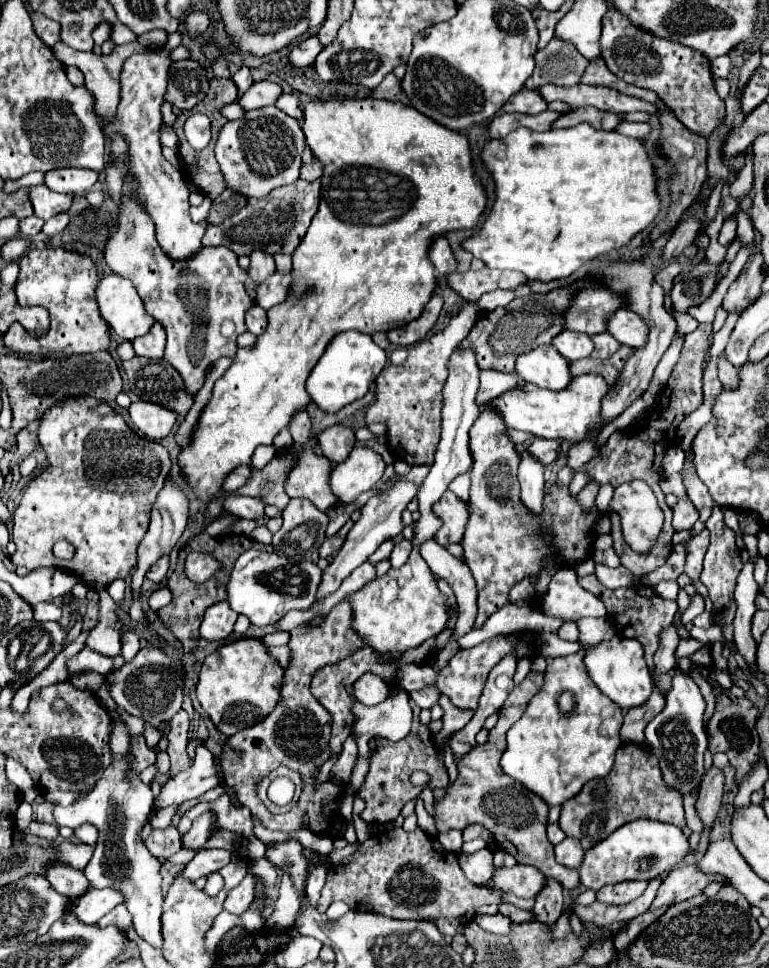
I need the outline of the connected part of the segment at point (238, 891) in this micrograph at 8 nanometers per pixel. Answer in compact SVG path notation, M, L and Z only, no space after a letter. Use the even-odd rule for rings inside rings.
M246 875L244 881L232 889L224 901L224 909L232 915L242 915L250 909L250 903L254 901L254 877Z

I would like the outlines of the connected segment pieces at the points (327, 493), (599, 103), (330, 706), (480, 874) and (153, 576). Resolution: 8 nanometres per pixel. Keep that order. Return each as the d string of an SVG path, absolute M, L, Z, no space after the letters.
M302 451L300 461L292 469L286 481L286 493L290 497L310 499L320 511L328 511L336 503L336 495L328 487L328 475L332 473L332 463L316 451Z
M542 85L540 87L542 97L550 101L566 101L572 107L598 107L604 111L614 113L630 113L630 111L648 111L656 113L658 105L648 103L636 97L628 97L616 89L604 87L604 85L572 85L572 87L558 87L558 85Z
M360 647L360 651L354 651L348 659L340 661L340 663L334 663L334 665L324 665L316 671L316 675L312 677L312 683L310 683L310 691L312 695L320 701L320 705L332 715L332 737L330 737L330 759L334 759L340 751L342 751L342 743L344 739L350 735L350 725L354 721L352 713L350 713L350 705L354 701L352 697L352 685L354 681L366 673L366 671L372 671L376 675L380 675L384 681L392 683L394 679L394 671L396 671L396 663L382 663L380 661L380 653L372 647Z
M480 849L470 855L462 853L458 855L458 863L468 881L476 885L484 885L490 881L490 875L492 875L492 851L490 849Z
M168 555L160 557L160 559L150 567L150 571L146 573L146 577L148 577L150 581L154 581L154 583L162 583L162 581L166 579L166 573L168 573Z

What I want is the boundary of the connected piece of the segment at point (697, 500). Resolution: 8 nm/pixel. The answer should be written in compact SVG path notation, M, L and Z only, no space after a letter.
M686 463L680 475L682 475L684 483L686 483L690 501L692 501L694 507L700 511L700 521L706 521L706 519L712 515L712 507L714 507L714 499L712 499L712 495L708 493L708 487L698 479L694 465L688 465L688 463Z

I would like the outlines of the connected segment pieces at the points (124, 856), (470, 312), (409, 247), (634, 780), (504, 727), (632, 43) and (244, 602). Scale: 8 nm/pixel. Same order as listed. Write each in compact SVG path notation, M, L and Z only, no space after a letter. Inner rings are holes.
M100 689L98 691L100 701L104 703L108 715L112 715L112 735L110 735L110 751L112 751L112 767L104 771L104 775L98 779L92 791L76 799L76 803L70 803L68 807L54 809L56 823L62 827L80 827L84 823L90 823L98 829L98 841L94 855L84 869L84 875L90 881L90 887L104 889L112 887L120 891L125 897L124 904L132 915L133 927L138 935L148 941L152 947L162 947L162 935L160 935L160 915L162 915L162 893L160 893L160 861L152 857L142 843L142 827L148 823L148 817L154 811L154 795L146 783L142 783L140 775L130 777L130 749L132 749L132 735L126 727L126 723L120 719L116 711L116 703L112 703L112 697Z
M476 301L466 303L444 331L414 345L402 367L388 365L376 379L376 403L368 407L366 423L384 423L388 427L388 449L394 459L432 467L442 431L442 389L448 379L448 359L476 323L478 311Z
M330 99L330 101L310 101L306 103L304 109L304 135L308 139L308 145L312 147L312 153L322 161L324 165L324 175L322 175L322 193L320 193L320 207L318 213L312 219L312 225L306 233L306 237L302 239L302 243L296 247L296 251L292 253L292 283L290 283L290 295L284 303L268 309L268 327L262 335L258 335L256 343L252 347L242 347L238 349L232 367L224 373L224 377L220 377L214 385L212 397L206 405L206 409L200 415L200 421L192 433L192 443L188 449L180 451L178 463L184 469L184 475L188 477L190 487L194 489L194 493L204 499L210 501L212 497L218 497L218 493L222 491L222 479L238 465L250 465L250 457L254 453L254 449L258 445L272 445L272 439L276 437L276 433L284 427L288 427L290 417L296 409L302 409L310 403L308 393L304 391L304 383L310 375L310 371L314 369L314 365L318 363L318 359L324 355L326 347L330 345L330 341L336 337L336 333L342 331L360 331L366 335L374 335L378 331L388 333L392 327L404 327L406 323L414 321L420 317L422 309L426 307L428 299L432 297L432 293L436 291L440 279L432 267L432 261L428 259L428 251L432 245L432 239L436 239L436 235L446 235L448 231L462 231L462 229L472 229L478 225L480 215L484 213L486 205L488 205L488 197L486 197L486 189L482 185L482 181L478 179L476 171L474 171L474 163L472 163L472 147L466 135L450 131L446 127L440 127L438 123L432 123L432 119L428 119L426 115L420 115L414 107L406 107L402 103L392 103L392 101L380 101L380 99Z
M628 743L618 749L610 775L588 781L576 797L568 799L562 805L558 823L566 835L578 839L584 851L588 851L592 845L606 839L624 823L640 817L652 817L662 823L686 827L682 795L678 791L672 791L672 787L664 787L658 759L644 745Z
M530 671L526 679L512 689L506 703L498 711L500 719L496 727L490 731L488 741L484 745L476 745L468 755L464 755L464 759L456 759L458 779L452 781L450 787L446 789L446 795L434 803L434 819L438 831L464 829L466 825L478 823L486 827L494 835L498 847L514 855L518 863L538 867L546 877L556 877L556 881L564 889L578 889L580 887L578 871L572 871L558 863L554 869L554 851L552 851L554 847L546 839L548 805L538 795L528 791L522 783L514 781L500 769L500 757L506 749L506 733L522 717L530 699L536 695L536 691L540 691L542 683L544 683L544 673Z
M608 9L608 13L602 19L602 37L600 37L600 49L602 49L602 59L606 61L608 69L618 75L620 79L650 89L654 91L664 105L692 131L692 133L700 133L700 135L710 135L716 125L720 123L720 119L724 117L724 101L716 95L714 91L714 81L712 81L712 73L710 73L710 61L690 49L684 47L680 43L668 41L668 39L658 39L652 33L640 31L636 27L630 25L630 21L620 15L614 9ZM648 55L656 55L658 63L662 65L662 69L658 69L656 65L648 65L644 63L644 59Z
M248 549L244 551L228 581L228 603L236 613L246 615L254 625L266 627L280 621L292 609L308 609L316 601L316 591L320 587L322 569L312 561L284 559L276 553Z

